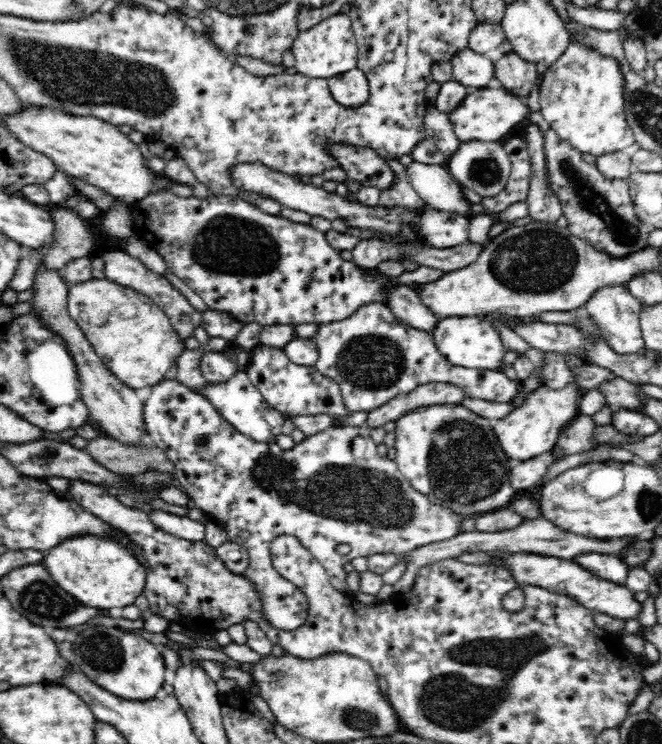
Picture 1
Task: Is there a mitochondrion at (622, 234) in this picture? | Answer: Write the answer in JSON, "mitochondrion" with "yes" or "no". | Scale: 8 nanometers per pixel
{"mitochondrion":"yes"}

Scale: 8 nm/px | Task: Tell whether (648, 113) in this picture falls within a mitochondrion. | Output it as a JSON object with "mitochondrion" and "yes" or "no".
{"mitochondrion":"yes"}

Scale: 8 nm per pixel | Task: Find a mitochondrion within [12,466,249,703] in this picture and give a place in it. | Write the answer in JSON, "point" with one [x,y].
{"point":[39,598]}

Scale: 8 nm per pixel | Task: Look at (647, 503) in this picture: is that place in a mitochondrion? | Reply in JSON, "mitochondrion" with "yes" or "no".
{"mitochondrion":"yes"}

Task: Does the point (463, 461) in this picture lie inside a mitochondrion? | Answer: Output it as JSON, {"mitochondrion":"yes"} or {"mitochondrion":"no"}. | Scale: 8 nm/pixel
{"mitochondrion":"yes"}

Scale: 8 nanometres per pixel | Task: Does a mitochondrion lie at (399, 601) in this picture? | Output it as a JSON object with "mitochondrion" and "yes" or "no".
{"mitochondrion":"no"}

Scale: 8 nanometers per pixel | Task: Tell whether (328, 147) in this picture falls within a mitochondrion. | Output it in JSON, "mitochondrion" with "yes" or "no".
{"mitochondrion":"no"}

